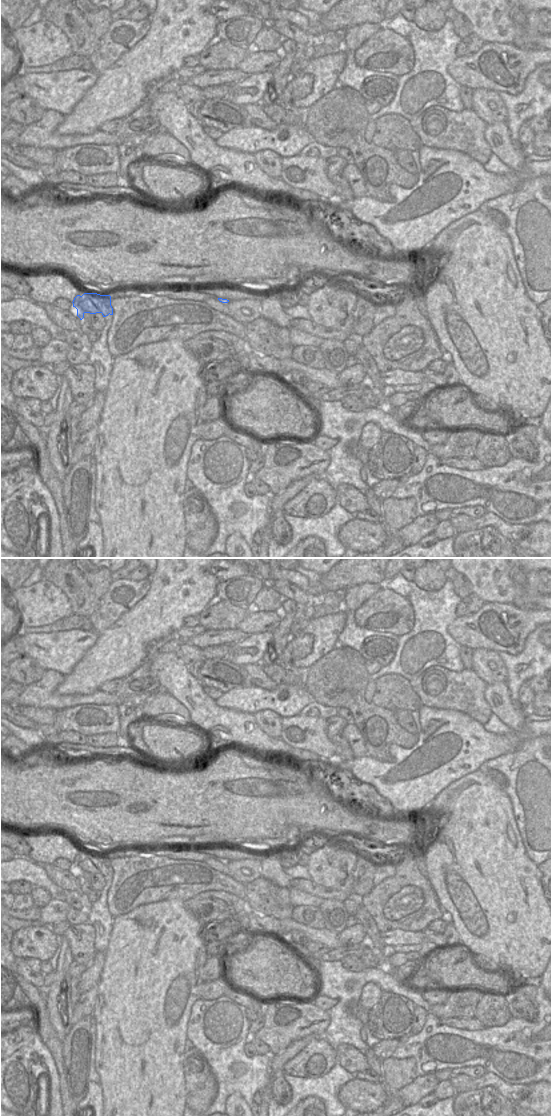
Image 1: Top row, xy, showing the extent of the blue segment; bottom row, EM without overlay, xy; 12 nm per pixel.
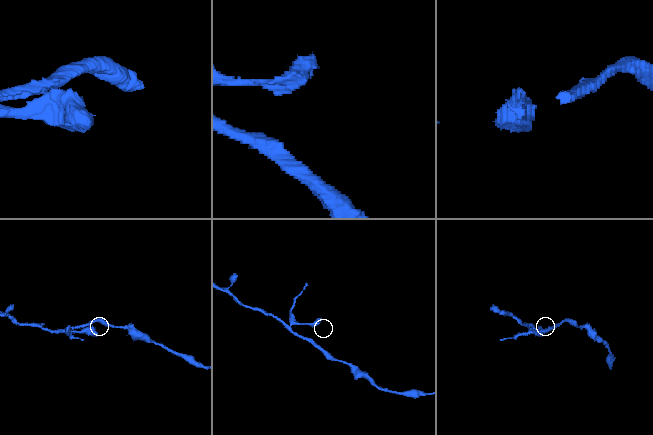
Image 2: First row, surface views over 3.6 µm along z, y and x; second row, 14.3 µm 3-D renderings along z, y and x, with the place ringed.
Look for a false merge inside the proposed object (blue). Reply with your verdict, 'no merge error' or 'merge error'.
merge error

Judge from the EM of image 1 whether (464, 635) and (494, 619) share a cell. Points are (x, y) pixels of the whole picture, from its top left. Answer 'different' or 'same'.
same

